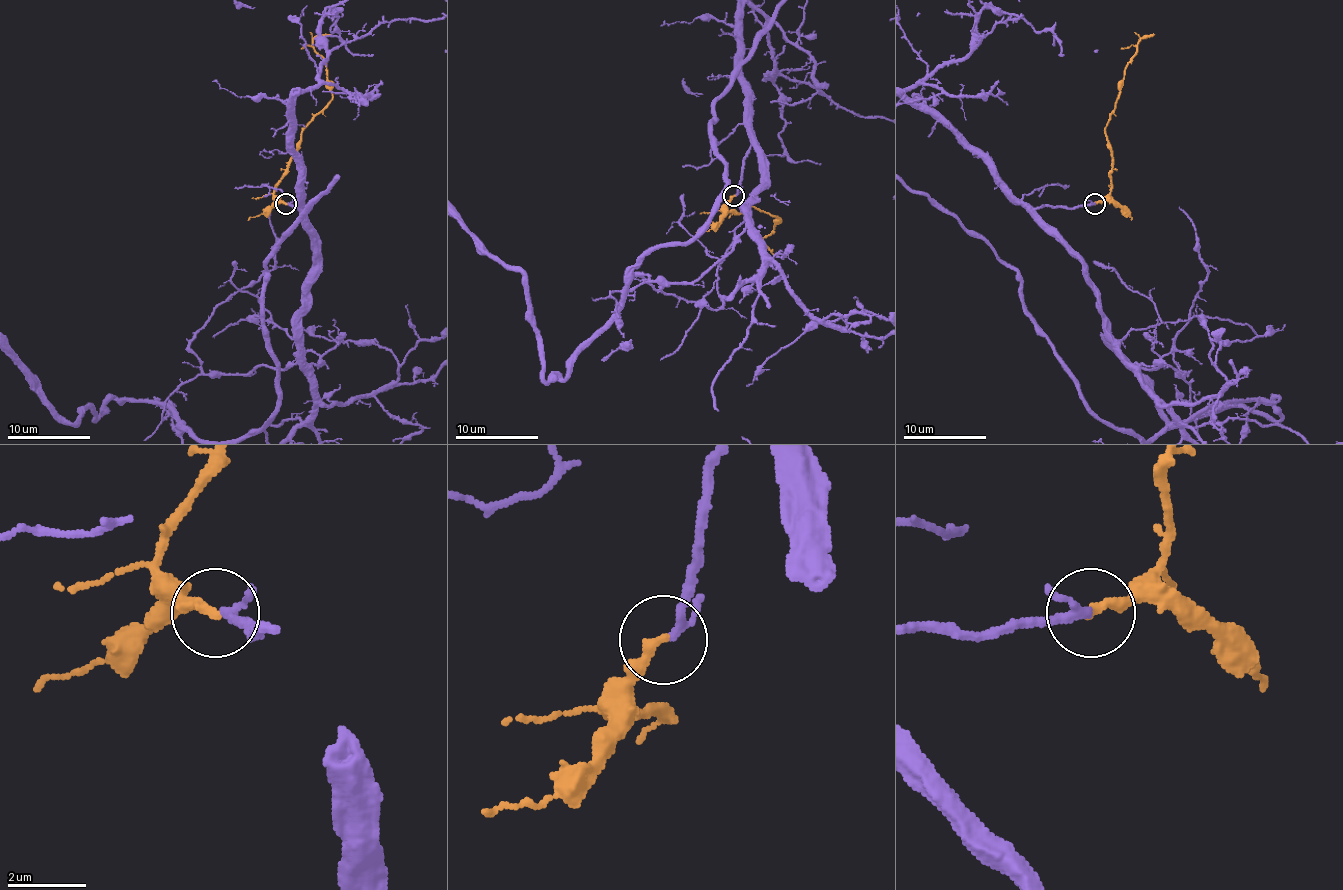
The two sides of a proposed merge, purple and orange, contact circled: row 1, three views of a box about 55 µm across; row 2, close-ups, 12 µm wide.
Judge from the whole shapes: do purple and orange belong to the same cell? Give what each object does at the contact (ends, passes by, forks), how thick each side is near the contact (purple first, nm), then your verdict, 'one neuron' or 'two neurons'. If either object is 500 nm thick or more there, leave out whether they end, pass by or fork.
purple passes by; orange ends there; 170 nm thick on the purple side, 240 nm on the other; one neuron

